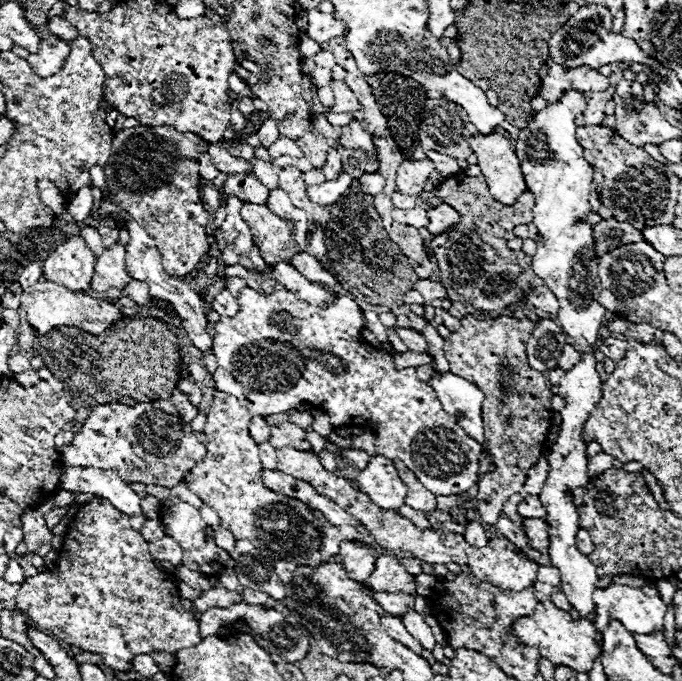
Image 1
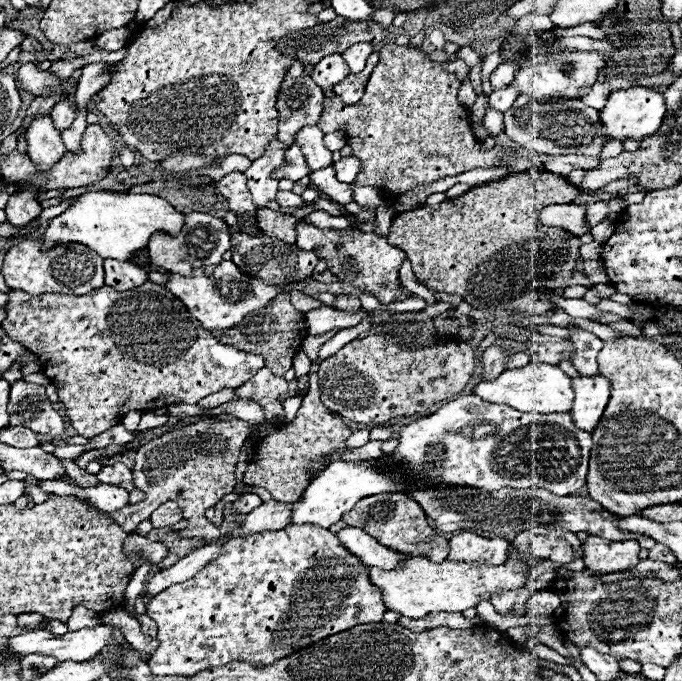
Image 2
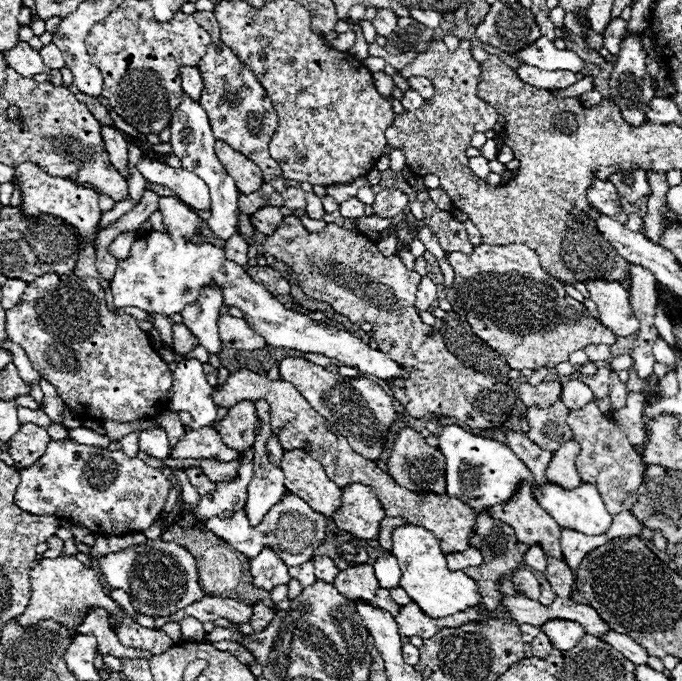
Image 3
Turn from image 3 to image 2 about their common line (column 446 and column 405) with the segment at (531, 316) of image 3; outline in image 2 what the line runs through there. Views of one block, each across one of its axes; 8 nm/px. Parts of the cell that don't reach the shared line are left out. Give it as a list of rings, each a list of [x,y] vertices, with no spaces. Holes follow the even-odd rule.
[[[304,220],[296,226],[296,246],[304,252],[316,250],[322,260],[326,260],[328,270],[338,278],[338,282],[350,284],[358,290],[364,290],[372,294],[380,304],[392,304],[406,298],[412,298],[406,288],[402,288],[398,280],[398,270],[406,260],[406,254],[386,242],[386,238],[378,238],[372,232],[364,234],[356,228],[344,228],[344,230],[320,230]]]

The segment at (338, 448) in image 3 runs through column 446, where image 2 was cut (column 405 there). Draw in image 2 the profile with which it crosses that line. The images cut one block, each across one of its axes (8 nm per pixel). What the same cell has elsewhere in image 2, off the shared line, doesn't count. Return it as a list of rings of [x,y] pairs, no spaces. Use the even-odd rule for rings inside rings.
[[[388,492],[370,496],[366,500],[360,500],[350,512],[342,516],[342,520],[348,526],[362,528],[366,534],[376,538],[382,546],[402,552],[402,554],[424,554],[430,556],[432,562],[444,562],[448,556],[448,540],[434,532],[434,528],[428,524],[428,518],[424,510],[418,506],[416,500],[412,500],[406,494]]]

